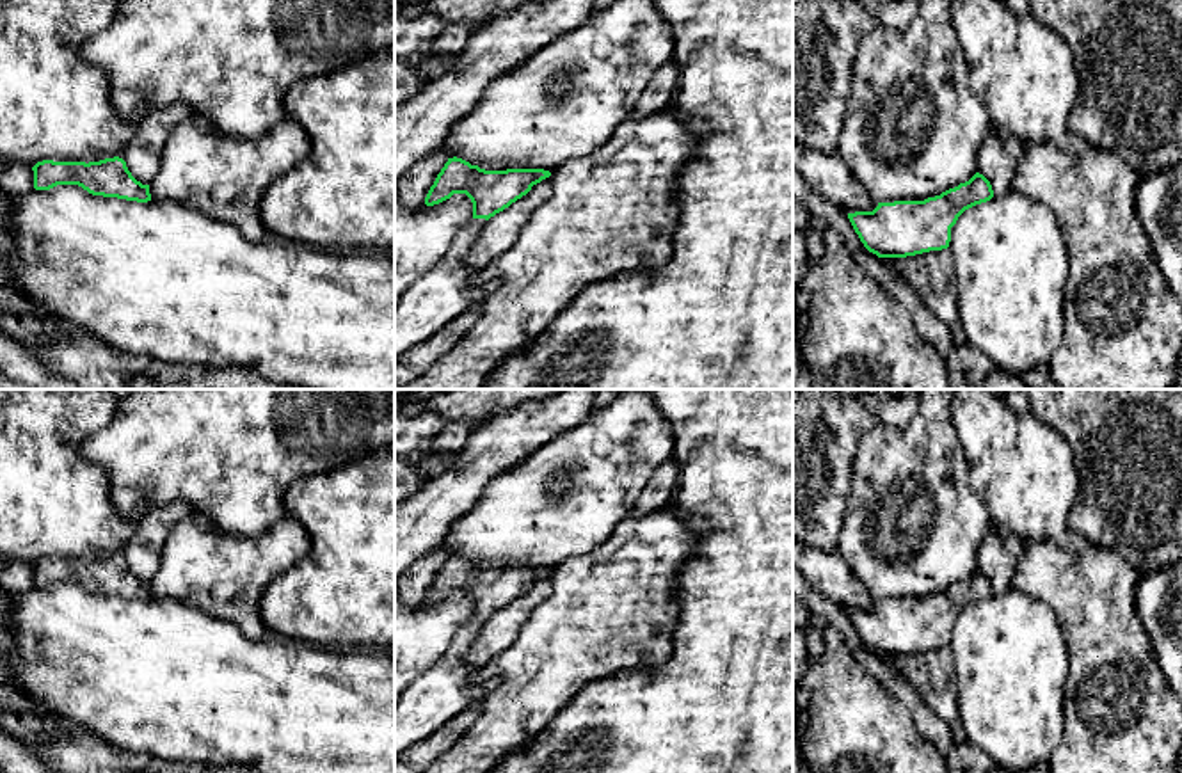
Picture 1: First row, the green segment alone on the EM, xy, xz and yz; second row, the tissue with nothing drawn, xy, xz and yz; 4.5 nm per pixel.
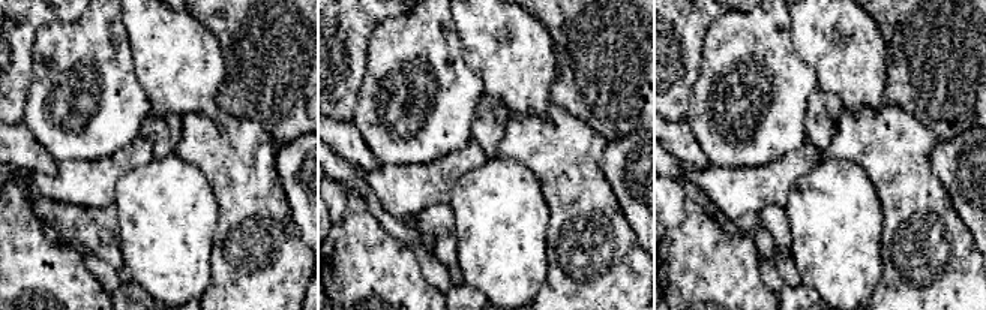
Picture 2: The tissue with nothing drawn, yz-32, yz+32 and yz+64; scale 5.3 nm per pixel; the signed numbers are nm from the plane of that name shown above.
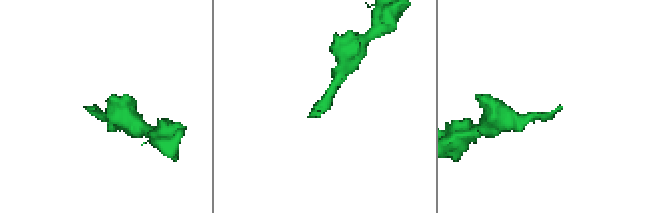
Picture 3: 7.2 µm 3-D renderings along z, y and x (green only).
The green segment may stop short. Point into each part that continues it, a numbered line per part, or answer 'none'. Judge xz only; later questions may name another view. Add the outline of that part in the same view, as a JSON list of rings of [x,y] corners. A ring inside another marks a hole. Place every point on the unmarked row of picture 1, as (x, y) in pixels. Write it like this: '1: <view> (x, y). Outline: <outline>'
1: xz (447, 688). Outline: [[[485,617],[464,622],[446,652],[419,673],[395,702],[395,761],[409,746],[430,737],[441,725],[498,686],[475,682],[466,656],[482,631]]]

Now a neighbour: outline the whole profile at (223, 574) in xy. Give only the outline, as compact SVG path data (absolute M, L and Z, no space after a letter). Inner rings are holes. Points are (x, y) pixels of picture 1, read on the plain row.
M192 514L171 528L149 592L228 620L247 640L261 642L270 638L260 617L265 588L297 565L311 544L302 524L286 515L247 537Z

